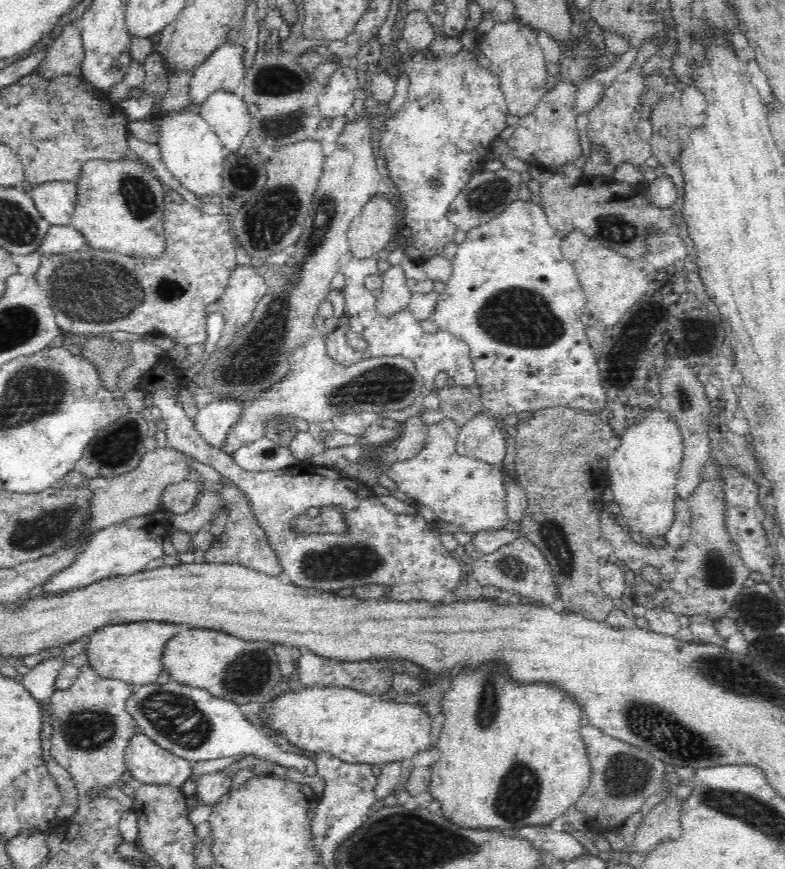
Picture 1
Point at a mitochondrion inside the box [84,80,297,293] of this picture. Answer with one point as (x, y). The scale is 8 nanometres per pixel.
(140, 199)

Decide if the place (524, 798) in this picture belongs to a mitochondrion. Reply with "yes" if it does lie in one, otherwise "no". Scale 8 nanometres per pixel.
yes

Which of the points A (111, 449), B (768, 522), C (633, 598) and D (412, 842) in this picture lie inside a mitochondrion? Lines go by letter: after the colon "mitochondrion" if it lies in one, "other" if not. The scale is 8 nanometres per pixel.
A: mitochondrion
B: other
C: other
D: mitochondrion

